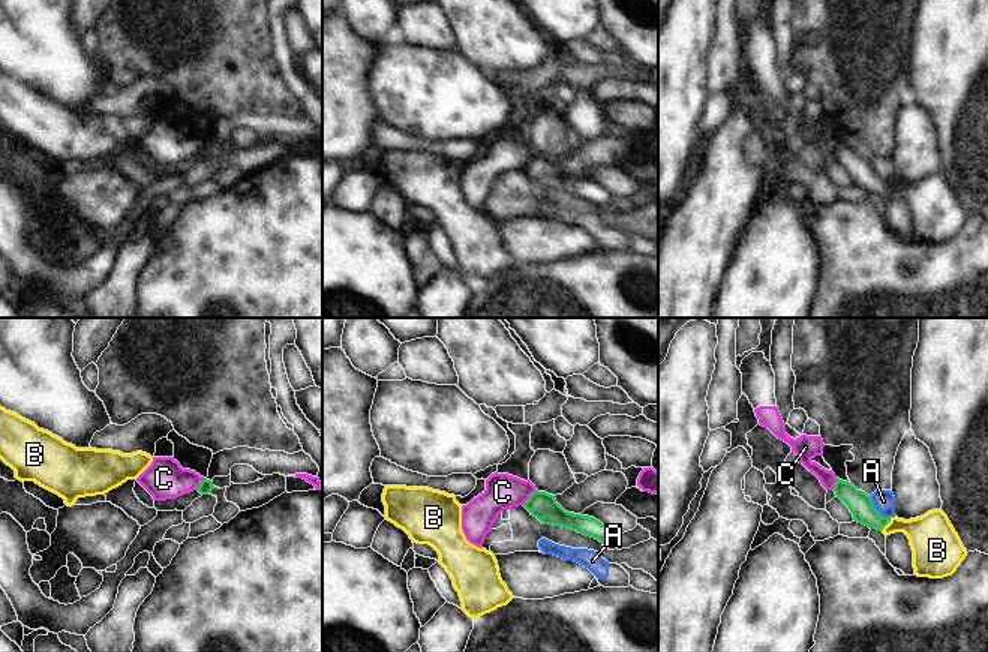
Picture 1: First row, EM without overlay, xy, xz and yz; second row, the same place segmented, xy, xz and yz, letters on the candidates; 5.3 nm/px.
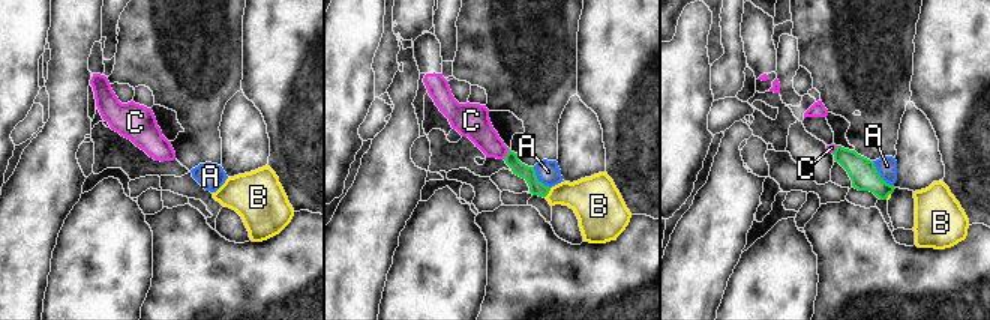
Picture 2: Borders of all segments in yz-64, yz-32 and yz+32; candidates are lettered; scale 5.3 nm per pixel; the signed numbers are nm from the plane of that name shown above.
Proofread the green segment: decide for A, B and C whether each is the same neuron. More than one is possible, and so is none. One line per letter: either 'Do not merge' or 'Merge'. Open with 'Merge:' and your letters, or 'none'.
Merge: B
A: Do not merge
B: Merge
C: Do not merge.

